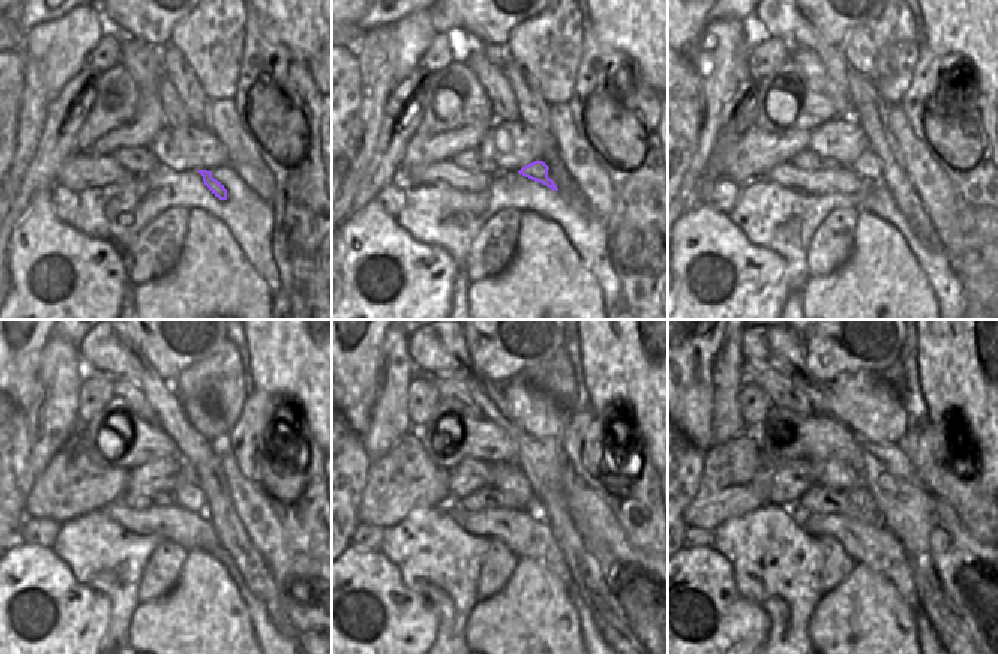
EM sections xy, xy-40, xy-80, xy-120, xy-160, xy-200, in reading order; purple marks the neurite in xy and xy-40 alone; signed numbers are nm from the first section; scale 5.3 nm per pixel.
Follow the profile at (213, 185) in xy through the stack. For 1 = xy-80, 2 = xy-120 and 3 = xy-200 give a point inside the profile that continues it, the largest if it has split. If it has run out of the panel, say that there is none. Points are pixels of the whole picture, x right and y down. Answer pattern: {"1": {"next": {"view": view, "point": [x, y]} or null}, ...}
{"1": {"next": {"view": "xy-80", "point": [868, 165]}}, "2": {"next": {"view": "xy-120", "point": [189, 497]}}, "3": {"next": {"view": "xy-200", "point": [835, 475]}}}

